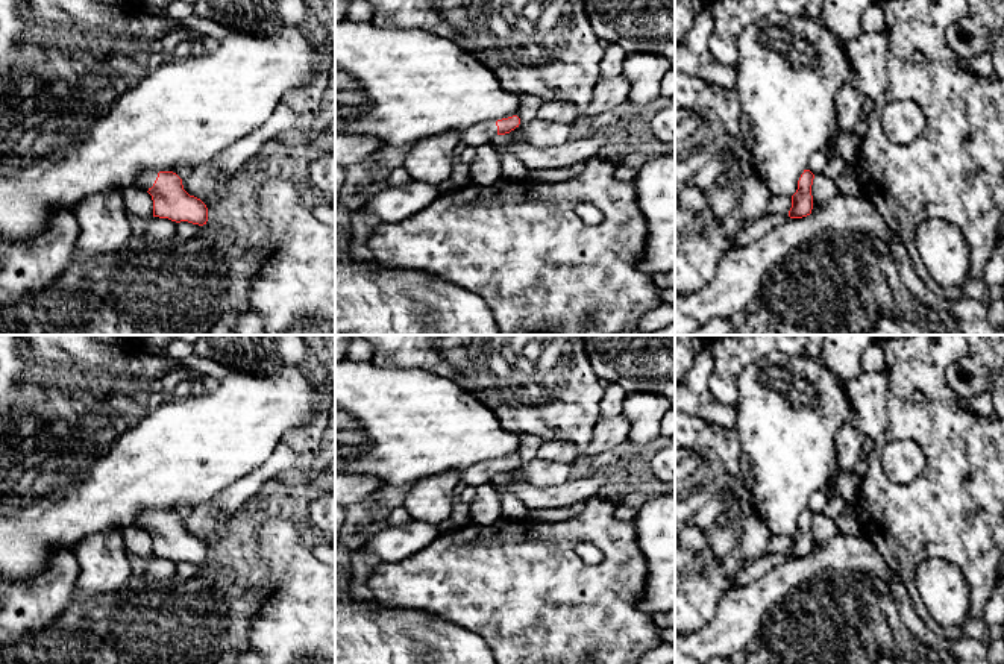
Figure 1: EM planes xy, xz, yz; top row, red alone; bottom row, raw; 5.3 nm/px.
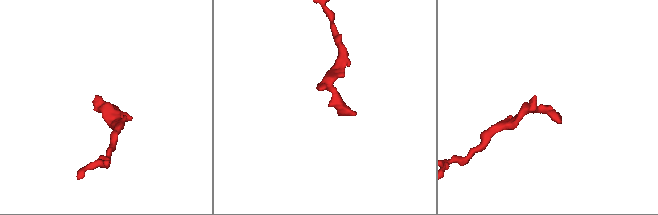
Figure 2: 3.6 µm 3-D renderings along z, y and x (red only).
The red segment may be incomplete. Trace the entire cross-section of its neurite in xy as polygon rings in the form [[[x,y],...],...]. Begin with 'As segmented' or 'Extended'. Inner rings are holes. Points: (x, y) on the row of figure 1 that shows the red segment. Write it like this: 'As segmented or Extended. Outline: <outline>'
Extended. Outline: [[[146,171],[135,188],[147,191],[153,200],[153,217],[203,226],[208,221],[206,205],[190,196],[182,179],[173,171]]]

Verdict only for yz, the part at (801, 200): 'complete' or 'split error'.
complete

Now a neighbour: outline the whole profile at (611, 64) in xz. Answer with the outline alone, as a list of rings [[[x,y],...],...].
[[[610,44],[604,49],[599,64],[599,77],[610,79],[622,74],[625,55],[626,52],[616,44]]]

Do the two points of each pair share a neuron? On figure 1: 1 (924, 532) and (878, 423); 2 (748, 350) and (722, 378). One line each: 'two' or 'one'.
1: two
2: one

